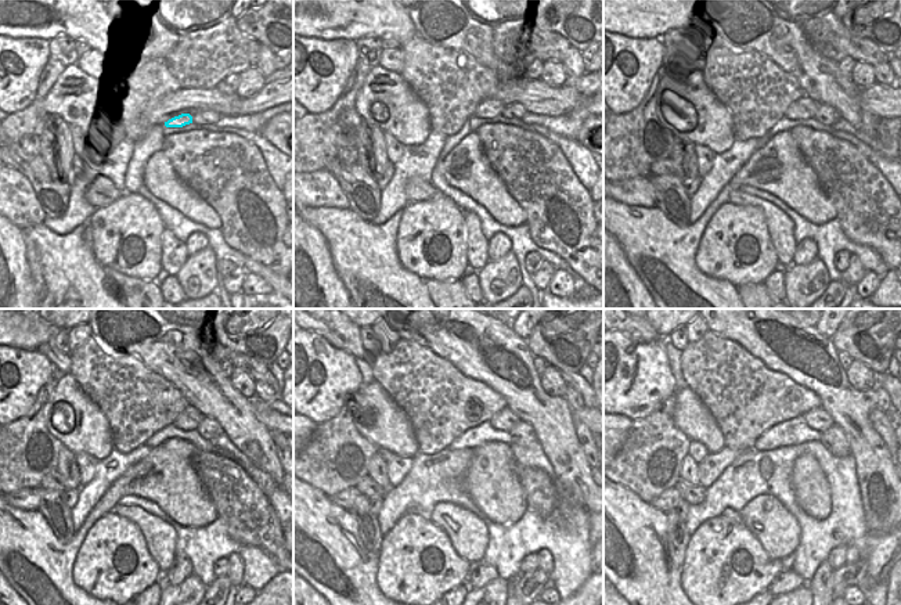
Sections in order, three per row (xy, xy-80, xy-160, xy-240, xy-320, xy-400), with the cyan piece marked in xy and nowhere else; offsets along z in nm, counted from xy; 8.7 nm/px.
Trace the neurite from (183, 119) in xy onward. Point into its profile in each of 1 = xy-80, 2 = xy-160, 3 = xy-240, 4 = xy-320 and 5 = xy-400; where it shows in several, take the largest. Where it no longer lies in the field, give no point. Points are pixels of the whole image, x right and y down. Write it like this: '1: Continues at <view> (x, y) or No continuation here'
1: Continues at xy-80 (489, 108)
2: Continues at xy-160 (803, 108)
3: Continues at xy-240 (190, 418)
4: Continues at xy-320 (505, 420)
5: Continues at xy-400 (817, 418)

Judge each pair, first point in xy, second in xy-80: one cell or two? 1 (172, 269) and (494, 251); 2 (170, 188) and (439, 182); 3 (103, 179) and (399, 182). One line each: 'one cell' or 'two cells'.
1: two cells
2: two cells
3: two cells

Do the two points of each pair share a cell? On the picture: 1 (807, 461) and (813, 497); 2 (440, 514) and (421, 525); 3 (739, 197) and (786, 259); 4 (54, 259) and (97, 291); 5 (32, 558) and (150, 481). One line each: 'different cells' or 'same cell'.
1: same cell
2: different cells
3: same cell
4: same cell
5: same cell

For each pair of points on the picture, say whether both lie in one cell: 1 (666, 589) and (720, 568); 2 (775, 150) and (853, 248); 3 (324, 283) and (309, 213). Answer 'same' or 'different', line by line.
1: different
2: different
3: different

